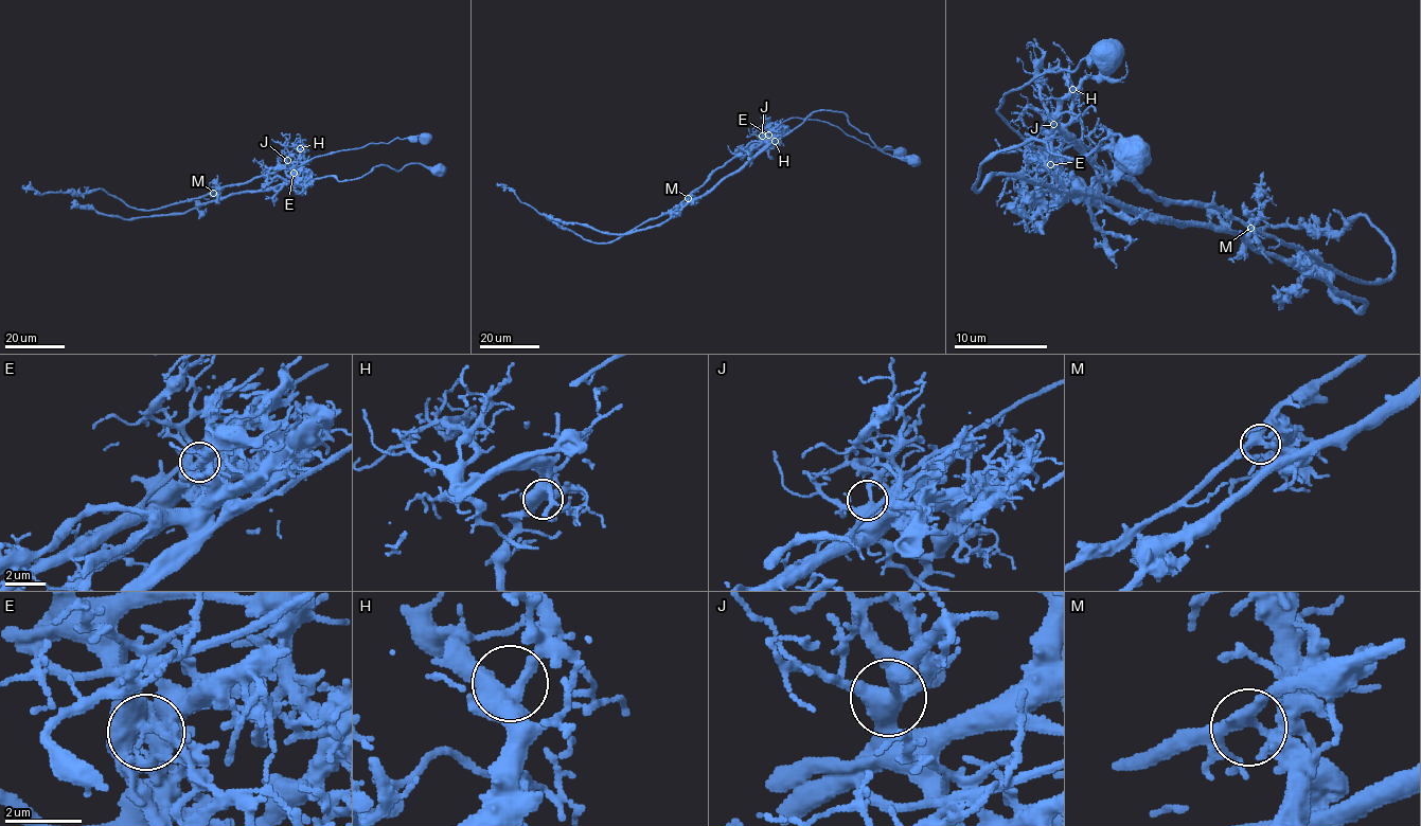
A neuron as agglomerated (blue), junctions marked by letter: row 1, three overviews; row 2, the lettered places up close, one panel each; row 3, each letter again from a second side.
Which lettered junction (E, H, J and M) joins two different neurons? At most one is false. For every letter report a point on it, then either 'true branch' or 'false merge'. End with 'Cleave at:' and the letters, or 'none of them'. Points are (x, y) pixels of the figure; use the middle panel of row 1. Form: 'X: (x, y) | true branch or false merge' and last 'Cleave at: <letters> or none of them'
E: (768, 135) | false merge
H: (775, 141) | true branch
J: (762, 136) | true branch
M: (688, 198) | true branch
Cleave at: E

